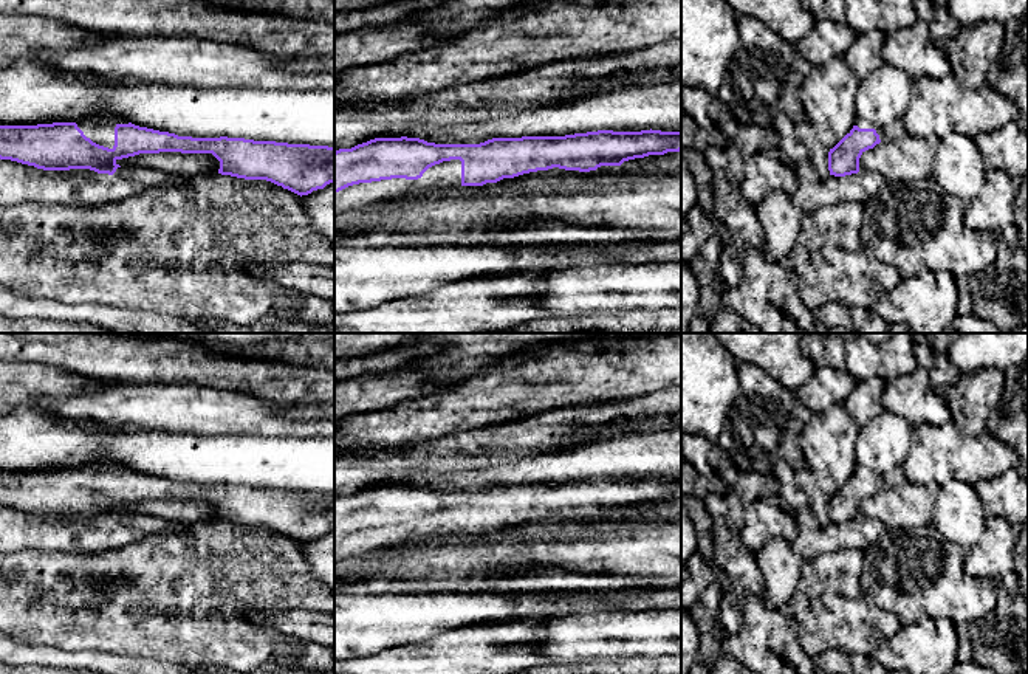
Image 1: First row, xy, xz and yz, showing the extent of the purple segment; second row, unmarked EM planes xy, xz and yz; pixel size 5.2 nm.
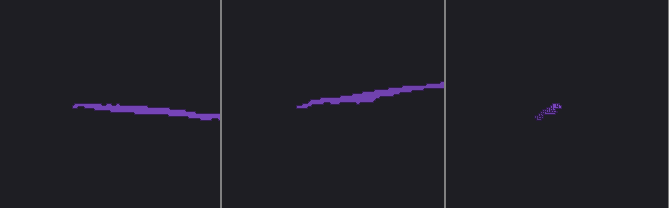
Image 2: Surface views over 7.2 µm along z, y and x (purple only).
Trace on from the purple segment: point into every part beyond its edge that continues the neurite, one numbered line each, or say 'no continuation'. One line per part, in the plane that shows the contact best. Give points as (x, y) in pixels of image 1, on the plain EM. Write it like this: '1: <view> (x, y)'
1: xz (448, 521)

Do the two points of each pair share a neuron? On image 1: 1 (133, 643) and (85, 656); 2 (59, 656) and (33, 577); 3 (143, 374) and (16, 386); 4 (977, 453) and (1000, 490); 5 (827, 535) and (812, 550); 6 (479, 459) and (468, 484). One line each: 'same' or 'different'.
1: different
2: different
3: different
4: different
5: same
6: different

